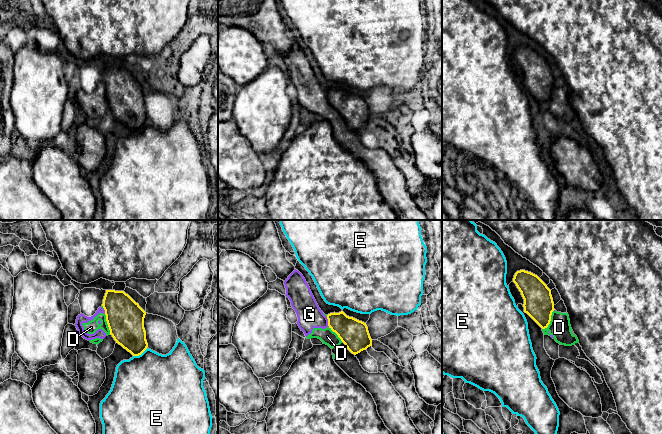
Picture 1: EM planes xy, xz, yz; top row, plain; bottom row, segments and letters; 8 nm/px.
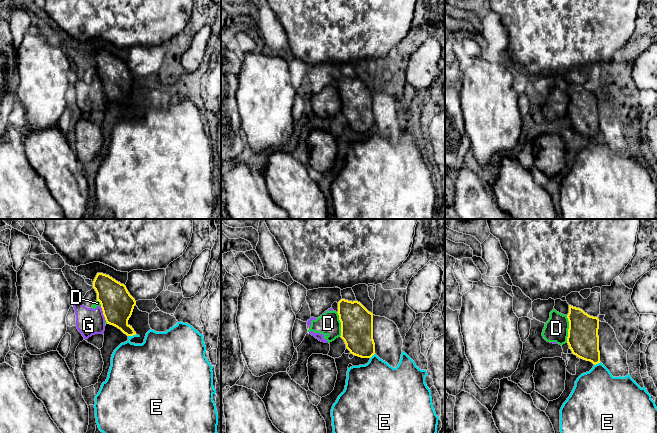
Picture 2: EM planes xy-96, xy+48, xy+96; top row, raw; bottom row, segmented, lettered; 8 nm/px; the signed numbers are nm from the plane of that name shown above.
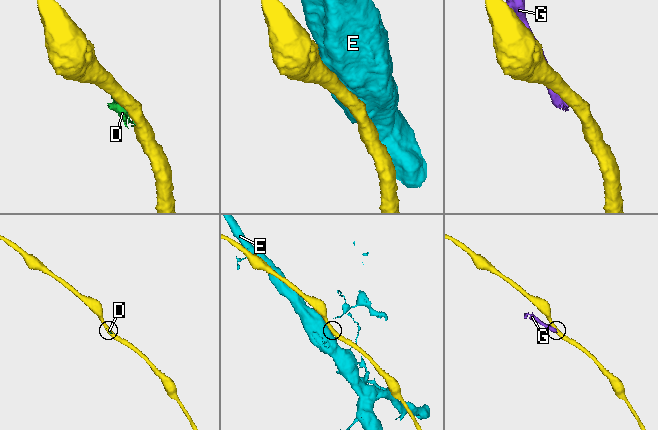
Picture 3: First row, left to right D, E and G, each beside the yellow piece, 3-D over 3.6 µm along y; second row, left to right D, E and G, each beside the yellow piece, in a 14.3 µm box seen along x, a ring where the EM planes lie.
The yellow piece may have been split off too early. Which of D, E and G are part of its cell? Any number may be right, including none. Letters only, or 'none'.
none

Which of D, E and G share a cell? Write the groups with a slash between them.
D G / E

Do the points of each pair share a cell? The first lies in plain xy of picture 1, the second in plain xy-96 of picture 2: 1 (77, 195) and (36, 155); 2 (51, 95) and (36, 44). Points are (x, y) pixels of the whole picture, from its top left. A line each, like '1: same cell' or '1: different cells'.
1: same cell
2: same cell

